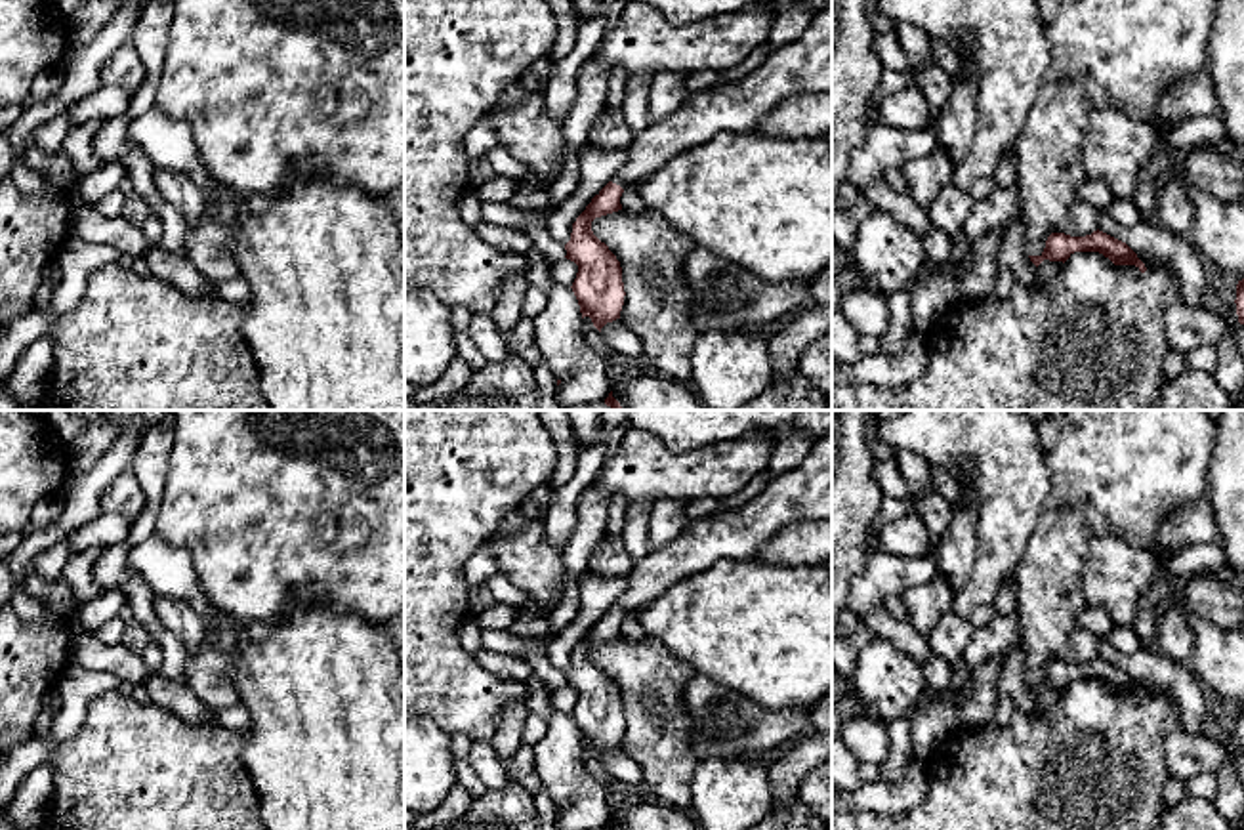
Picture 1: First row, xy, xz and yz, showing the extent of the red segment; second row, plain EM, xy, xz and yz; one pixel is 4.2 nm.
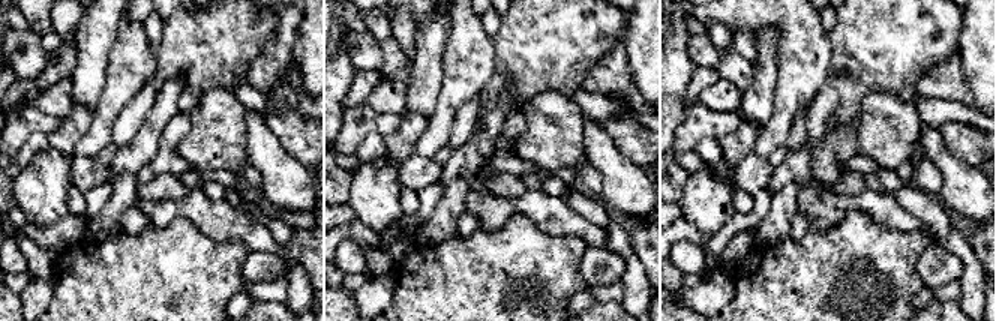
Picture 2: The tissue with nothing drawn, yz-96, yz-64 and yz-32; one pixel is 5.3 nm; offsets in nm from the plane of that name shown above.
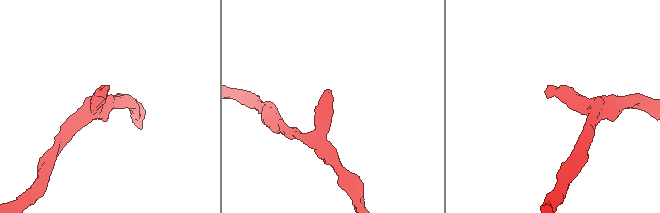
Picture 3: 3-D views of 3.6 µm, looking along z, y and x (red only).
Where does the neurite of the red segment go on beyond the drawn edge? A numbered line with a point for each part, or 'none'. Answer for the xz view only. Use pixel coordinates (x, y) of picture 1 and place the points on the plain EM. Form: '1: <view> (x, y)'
1: xz (804, 495)

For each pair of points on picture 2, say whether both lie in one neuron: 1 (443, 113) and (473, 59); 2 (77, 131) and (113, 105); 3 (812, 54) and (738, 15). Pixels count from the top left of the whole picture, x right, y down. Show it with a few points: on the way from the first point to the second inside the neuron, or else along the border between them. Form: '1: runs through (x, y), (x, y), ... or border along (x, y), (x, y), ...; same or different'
1: runs through (450, 99), (465, 72); same
2: border along (93, 111), (90, 126), (74, 152); different
3: runs through (794, 36), (773, 15), (756, 15); same

